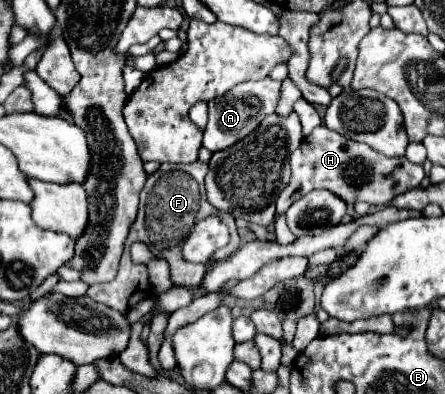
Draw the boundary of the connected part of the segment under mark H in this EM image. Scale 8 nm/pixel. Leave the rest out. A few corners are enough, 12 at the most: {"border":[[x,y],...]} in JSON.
{"border":[[326,125],[290,155],[276,211],[314,189],[388,205],[424,179]]}

